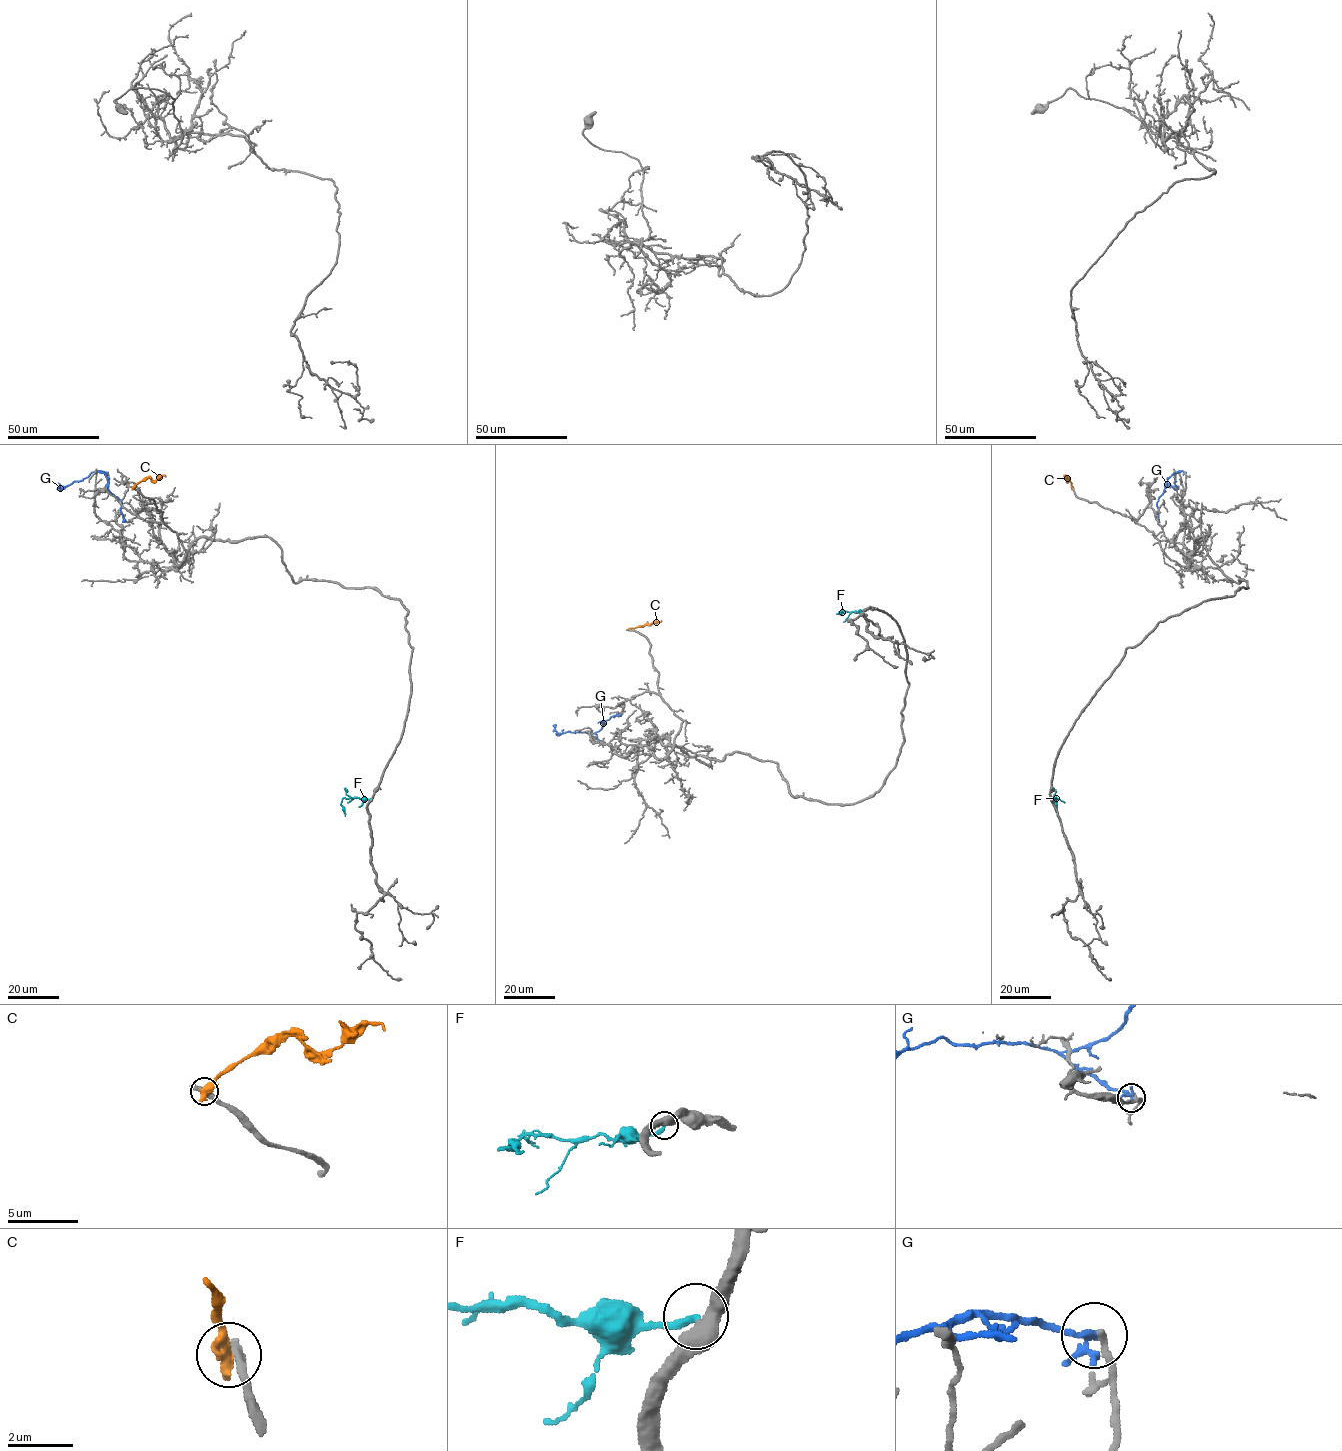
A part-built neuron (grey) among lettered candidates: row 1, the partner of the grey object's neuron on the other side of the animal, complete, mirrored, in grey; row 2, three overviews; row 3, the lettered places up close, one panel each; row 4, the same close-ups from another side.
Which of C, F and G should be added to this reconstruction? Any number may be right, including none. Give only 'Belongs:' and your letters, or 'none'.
Belongs: none

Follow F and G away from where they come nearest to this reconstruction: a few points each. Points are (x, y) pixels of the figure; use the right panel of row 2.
F: (1052, 798), (1056, 798), (1056, 815)
G: (1185, 472), (1174, 472), (1166, 482), (1157, 502), (1159, 522)

